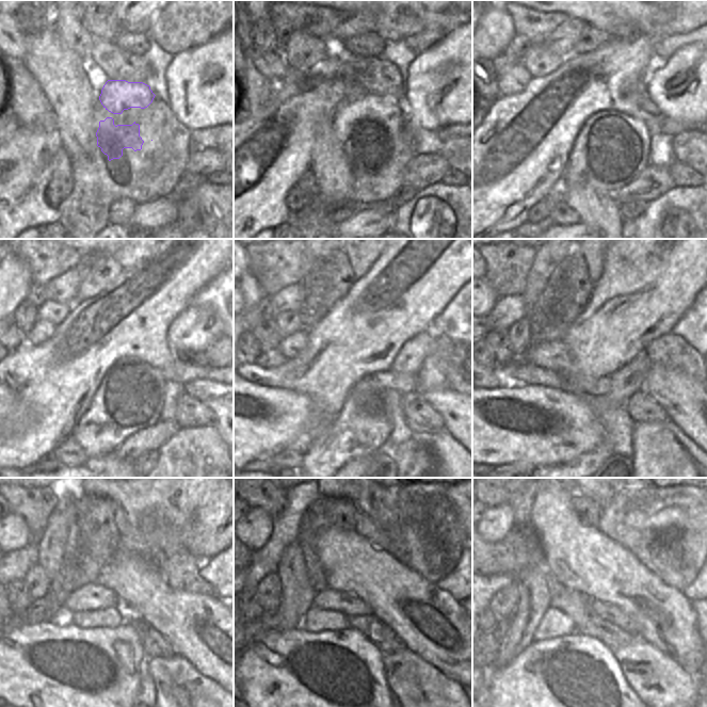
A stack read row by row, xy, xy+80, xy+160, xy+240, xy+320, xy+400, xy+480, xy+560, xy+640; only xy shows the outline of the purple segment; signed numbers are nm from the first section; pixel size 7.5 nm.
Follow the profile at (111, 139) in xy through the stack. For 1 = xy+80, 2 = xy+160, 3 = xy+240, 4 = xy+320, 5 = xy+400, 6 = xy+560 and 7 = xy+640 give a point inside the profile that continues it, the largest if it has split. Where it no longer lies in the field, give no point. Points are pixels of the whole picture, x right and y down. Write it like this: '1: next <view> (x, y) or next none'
1: next xy+80 (358, 124)
2: next xy+160 (597, 159)
3: next xy+240 (119, 407)
4: next xy+320 (363, 426)
5: next xy+400 (605, 450)
6: next none
7: next none

